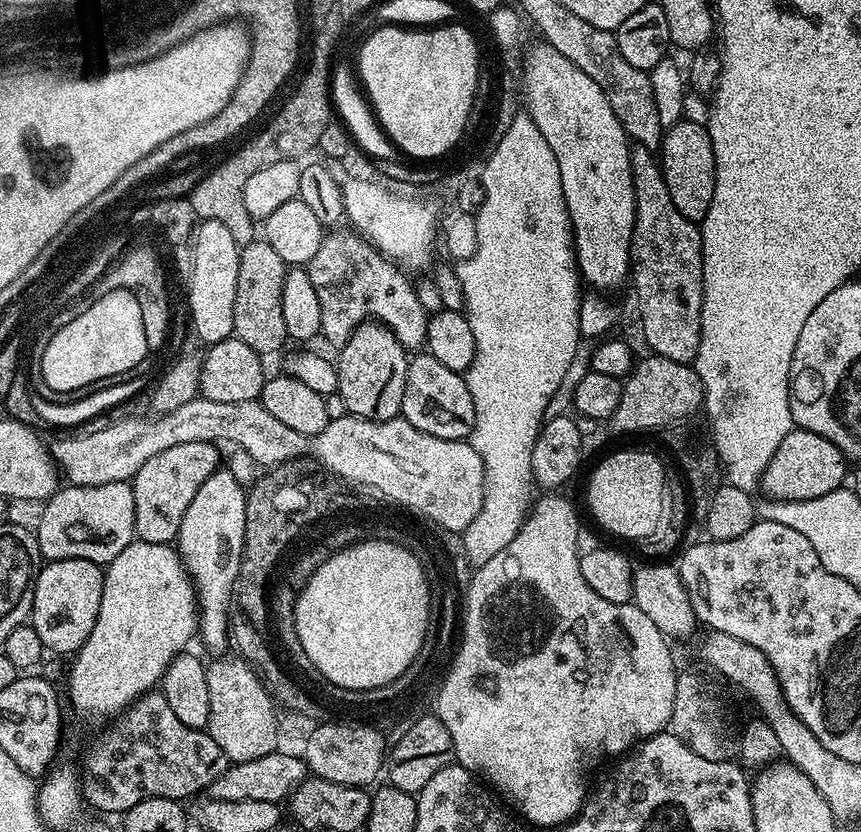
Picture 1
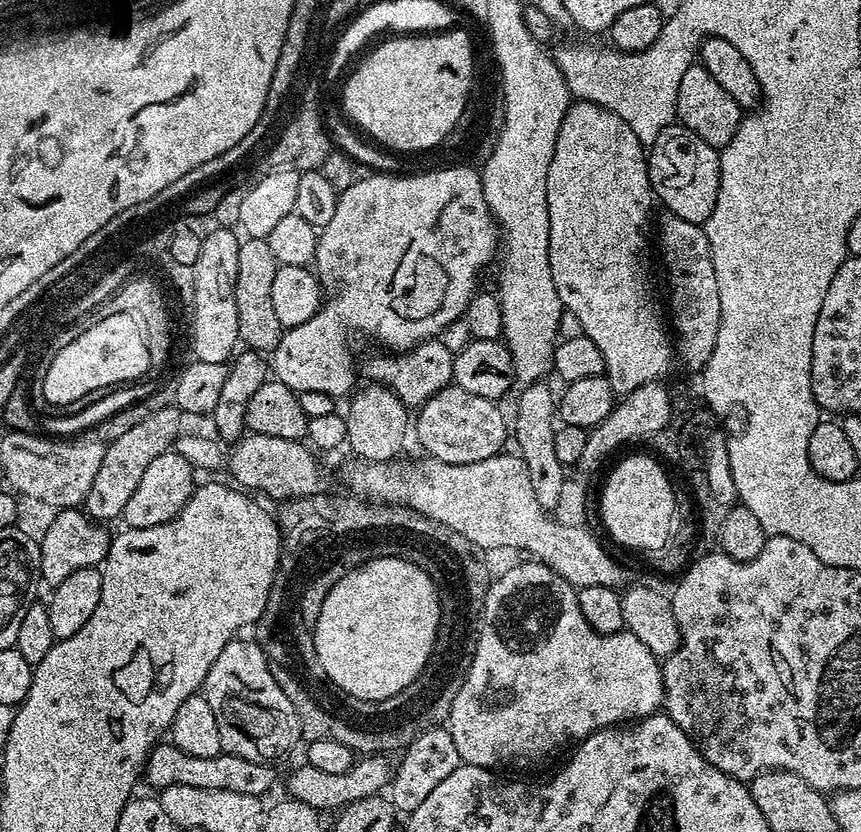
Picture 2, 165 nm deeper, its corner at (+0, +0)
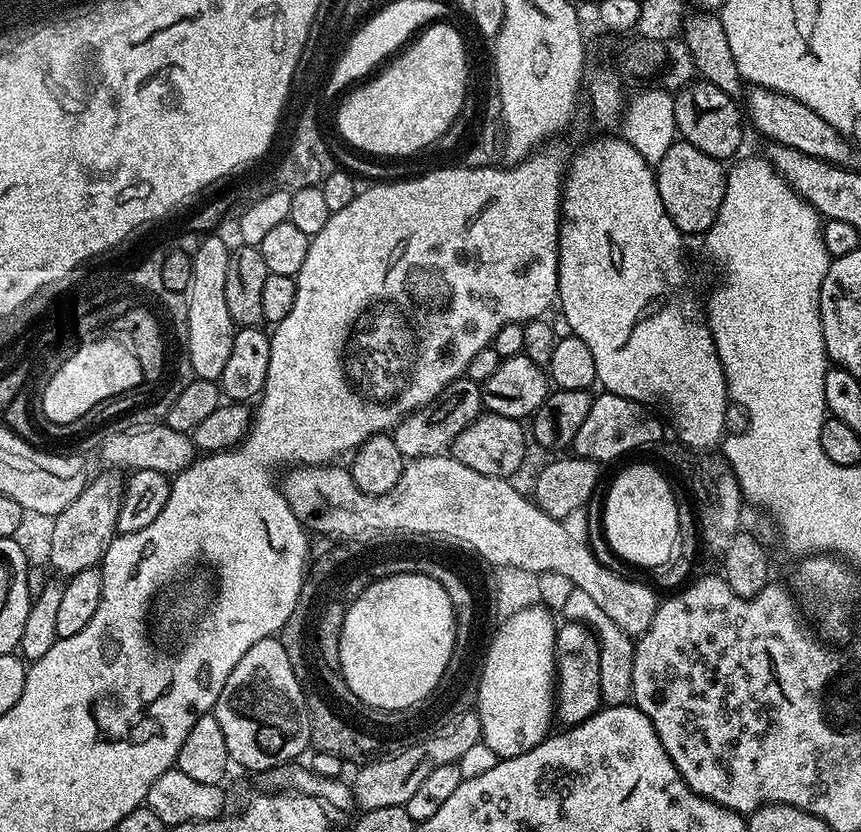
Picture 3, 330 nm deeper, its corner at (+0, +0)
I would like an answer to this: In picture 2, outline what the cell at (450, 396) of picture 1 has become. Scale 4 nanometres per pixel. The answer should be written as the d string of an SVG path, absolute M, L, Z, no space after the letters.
M449 386L438 390L425 404L420 405L414 416L414 436L420 439L427 455L433 460L451 464L482 462L505 451L504 439L509 439L510 424L500 413L501 405L495 400L478 398L478 394L466 394L466 390Z

